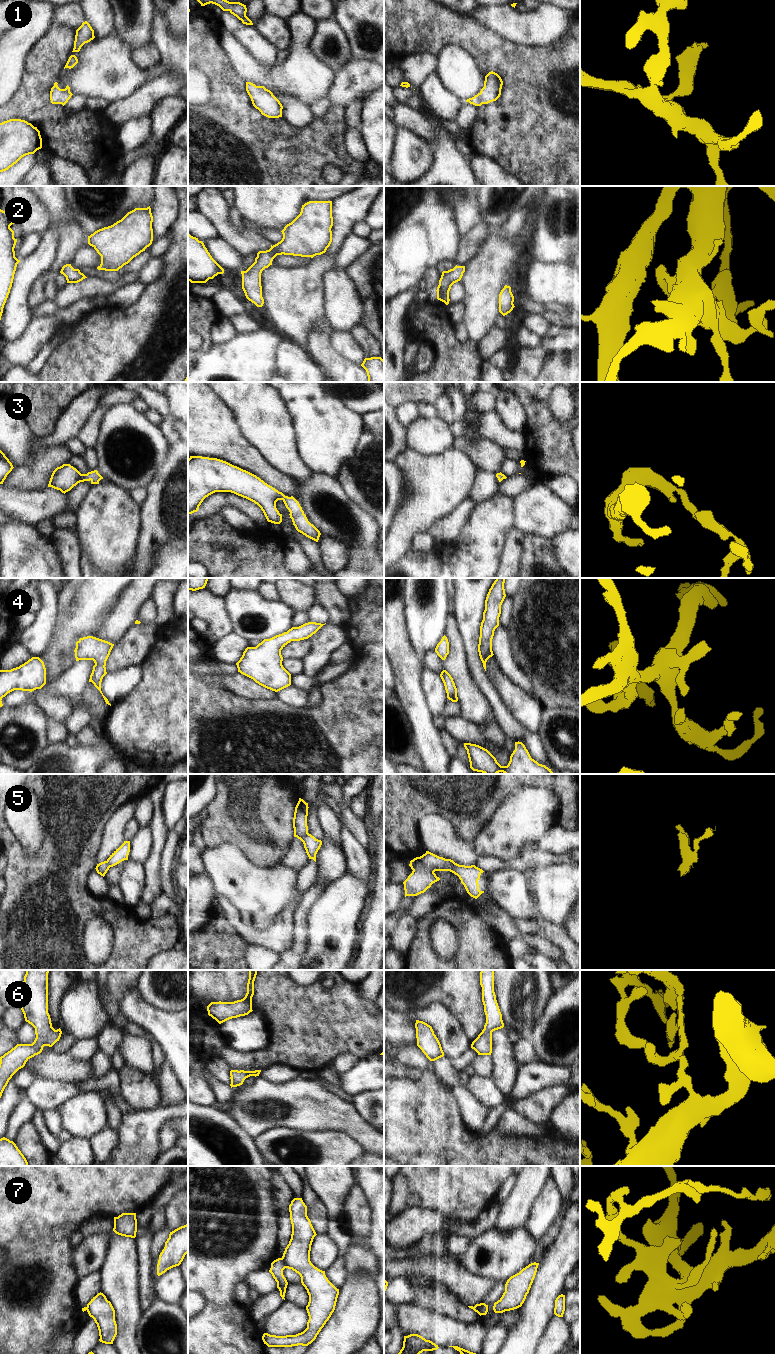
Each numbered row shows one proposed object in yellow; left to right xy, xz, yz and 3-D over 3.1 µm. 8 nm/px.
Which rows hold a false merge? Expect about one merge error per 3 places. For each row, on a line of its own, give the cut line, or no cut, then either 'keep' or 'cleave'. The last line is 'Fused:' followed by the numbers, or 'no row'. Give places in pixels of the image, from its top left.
1: no cut; keep
2: no cut; keep
3: no cut; keep
4: no cut; keep
5: cut in xz along (307, 832), (301, 840); cleave
6: no cut; keep
7: cut in xz along (282, 1257), (285, 1267); cleave
Fused: 5, 7

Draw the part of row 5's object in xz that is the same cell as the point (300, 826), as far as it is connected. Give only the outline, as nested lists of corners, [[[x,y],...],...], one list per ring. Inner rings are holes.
[[[299,798],[299,801],[295,807],[293,828],[294,837],[297,837],[301,841],[304,836],[308,833],[307,816],[308,816],[308,803],[303,799]]]

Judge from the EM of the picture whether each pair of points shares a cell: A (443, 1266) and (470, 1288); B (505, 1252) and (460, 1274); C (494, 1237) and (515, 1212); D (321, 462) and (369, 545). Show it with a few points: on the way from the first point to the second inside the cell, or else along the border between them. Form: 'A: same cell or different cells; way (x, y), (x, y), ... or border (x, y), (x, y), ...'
A: same cell; way (450, 1273), (463, 1283)
B: different cells; border (462, 1265), (476, 1274), (490, 1278)
C: different cells; border (494, 1227), (502, 1233), (522, 1228)
D: different cells; border (311, 472), (320, 472), (334, 477)

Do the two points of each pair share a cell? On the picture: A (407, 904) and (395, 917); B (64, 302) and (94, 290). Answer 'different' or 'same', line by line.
A: same
B: same

